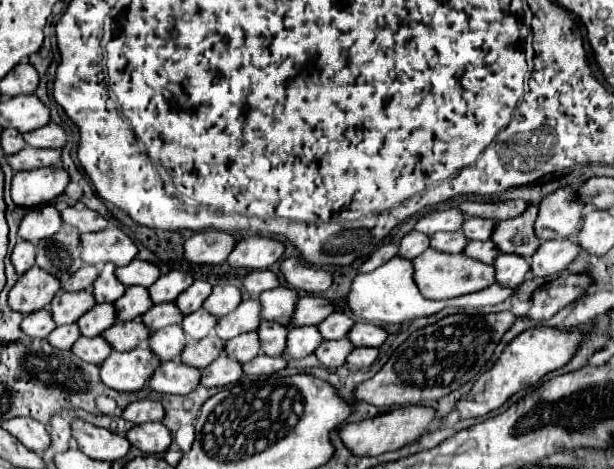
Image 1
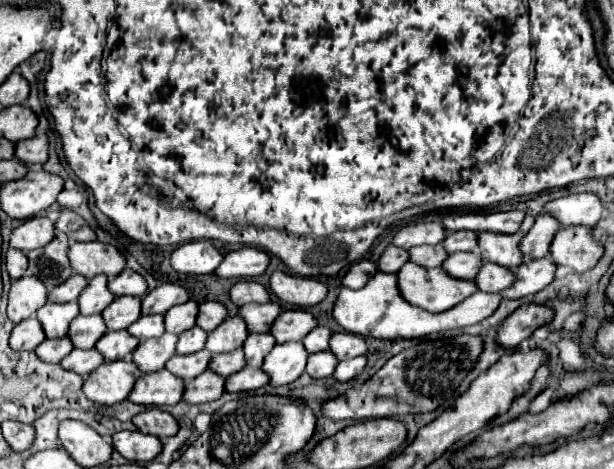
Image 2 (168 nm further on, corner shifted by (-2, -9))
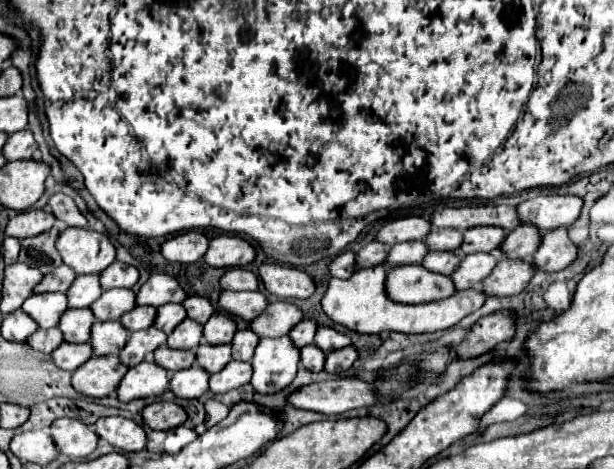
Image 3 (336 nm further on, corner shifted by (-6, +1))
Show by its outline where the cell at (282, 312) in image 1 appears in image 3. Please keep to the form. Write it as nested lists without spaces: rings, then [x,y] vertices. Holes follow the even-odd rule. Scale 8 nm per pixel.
[[[222,290],[218,298],[218,306],[234,314],[246,322],[256,318],[256,314],[264,312],[264,306],[268,306],[266,296],[262,292],[234,292],[234,290]]]

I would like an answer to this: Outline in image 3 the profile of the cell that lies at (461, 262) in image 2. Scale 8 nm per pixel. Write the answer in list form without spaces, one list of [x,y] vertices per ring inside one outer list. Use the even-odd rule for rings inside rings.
[[[428,252],[422,260],[422,266],[430,272],[438,272],[438,274],[452,274],[452,270],[456,270],[456,266],[460,264],[460,260],[452,254],[452,252]]]

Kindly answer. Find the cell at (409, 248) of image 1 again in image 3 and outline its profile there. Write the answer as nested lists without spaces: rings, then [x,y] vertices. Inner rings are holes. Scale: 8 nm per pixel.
[[[370,242],[356,254],[356,268],[370,268],[384,262],[384,254],[388,254],[386,246],[380,246],[380,242]]]

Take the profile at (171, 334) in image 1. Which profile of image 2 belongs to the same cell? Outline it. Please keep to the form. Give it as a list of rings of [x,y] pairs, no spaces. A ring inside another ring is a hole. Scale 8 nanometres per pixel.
[[[168,332],[156,340],[146,340],[144,344],[140,342],[140,346],[134,352],[134,364],[144,374],[164,370],[166,362],[176,354],[176,342],[178,342],[178,336]]]

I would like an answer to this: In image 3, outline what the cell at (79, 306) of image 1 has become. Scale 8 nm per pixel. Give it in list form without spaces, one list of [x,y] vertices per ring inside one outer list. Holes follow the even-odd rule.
[[[32,294],[22,304],[22,310],[38,328],[54,328],[66,308],[66,294]]]

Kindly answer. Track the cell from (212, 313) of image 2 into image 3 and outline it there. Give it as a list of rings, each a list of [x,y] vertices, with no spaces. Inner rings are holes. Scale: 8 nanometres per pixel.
[[[188,296],[182,302],[182,306],[186,310],[186,316],[200,322],[200,324],[206,324],[206,320],[214,314],[214,306],[202,296]]]

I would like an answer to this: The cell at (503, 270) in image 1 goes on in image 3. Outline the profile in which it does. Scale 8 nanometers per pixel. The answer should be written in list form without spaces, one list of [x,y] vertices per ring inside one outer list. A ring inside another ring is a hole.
[[[476,252],[476,254],[468,254],[460,266],[450,274],[456,290],[468,290],[468,288],[476,288],[496,266],[496,258],[488,252]]]

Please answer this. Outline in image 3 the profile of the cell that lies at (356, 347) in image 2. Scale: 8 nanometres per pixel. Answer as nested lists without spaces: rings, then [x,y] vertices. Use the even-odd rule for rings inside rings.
[[[318,326],[316,330],[316,336],[314,336],[314,344],[324,352],[324,354],[330,354],[332,350],[338,350],[338,348],[344,348],[350,344],[350,338],[332,330],[332,328],[326,328],[326,326]]]

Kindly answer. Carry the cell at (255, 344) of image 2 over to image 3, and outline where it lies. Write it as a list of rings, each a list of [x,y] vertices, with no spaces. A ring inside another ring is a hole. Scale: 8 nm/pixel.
[[[250,328],[246,330],[238,330],[232,338],[232,358],[234,360],[244,360],[244,362],[250,362],[252,360],[252,354],[254,354],[254,348],[258,346],[258,336],[252,334]]]

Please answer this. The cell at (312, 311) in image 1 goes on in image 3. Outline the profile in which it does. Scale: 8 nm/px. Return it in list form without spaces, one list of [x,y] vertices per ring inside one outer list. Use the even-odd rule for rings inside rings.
[[[274,302],[268,304],[268,308],[262,314],[258,314],[248,326],[260,338],[278,338],[286,336],[288,330],[292,330],[292,326],[296,326],[302,318],[304,316],[298,310],[298,306],[290,302]]]

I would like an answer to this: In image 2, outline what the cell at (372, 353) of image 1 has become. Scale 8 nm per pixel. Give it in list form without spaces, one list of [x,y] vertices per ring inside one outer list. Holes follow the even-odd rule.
[[[358,356],[358,358],[352,358],[352,360],[344,360],[336,366],[336,372],[334,372],[334,378],[340,380],[340,382],[348,382],[352,378],[356,378],[366,366],[366,356]]]

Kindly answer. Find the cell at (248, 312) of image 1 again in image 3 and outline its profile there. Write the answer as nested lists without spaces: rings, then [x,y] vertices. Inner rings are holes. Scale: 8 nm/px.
[[[212,314],[212,318],[204,324],[202,334],[208,344],[230,344],[236,334],[236,324],[224,314]]]

